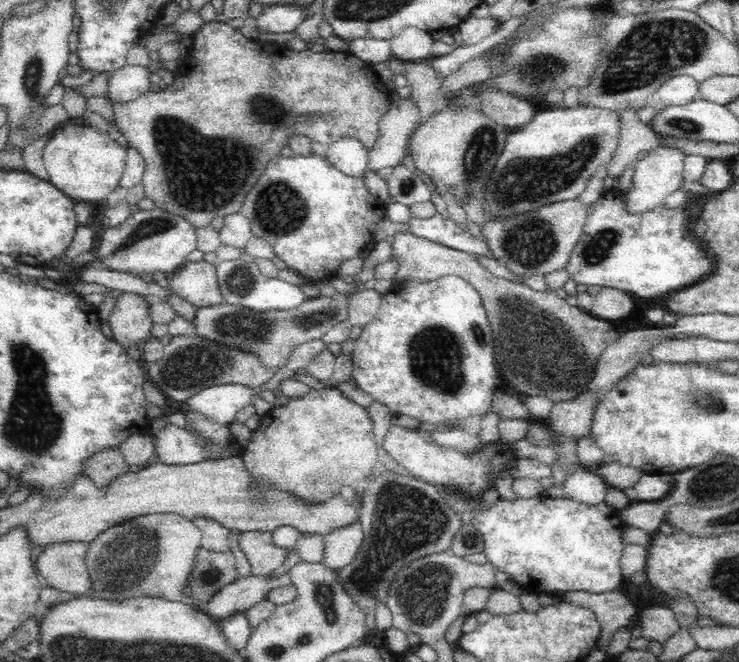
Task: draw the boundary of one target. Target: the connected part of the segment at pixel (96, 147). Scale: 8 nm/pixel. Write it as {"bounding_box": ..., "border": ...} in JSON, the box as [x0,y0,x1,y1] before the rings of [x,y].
{"bounding_box":[42,117,127,205],"border":[[[71,117],[54,126],[42,136],[44,148],[42,158],[51,181],[69,194],[75,201],[93,201],[102,205],[121,181],[127,161],[127,148],[112,140],[101,128],[78,122]]]}

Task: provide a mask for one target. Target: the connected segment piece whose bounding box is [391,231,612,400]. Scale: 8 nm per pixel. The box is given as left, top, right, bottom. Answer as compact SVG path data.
M411 231L396 233L396 242L392 242L392 249L391 257L393 256L398 264L393 285L408 280L426 282L427 279L456 274L468 279L480 291L492 329L493 350L496 354L496 362L500 364L500 374L516 390L524 394L543 394L550 400L562 400L562 398L572 398L574 394L578 394L578 390L582 390L582 386L586 386L586 382L589 382L598 354L608 345L604 340L610 337L611 321L584 312L580 306L570 306L566 300L554 294L538 291L532 286L514 280L506 280L502 276L495 276L469 253L420 238Z

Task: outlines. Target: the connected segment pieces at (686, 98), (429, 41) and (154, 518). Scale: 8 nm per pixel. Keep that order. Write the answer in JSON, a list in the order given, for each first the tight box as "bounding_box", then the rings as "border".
[{"bounding_box":[655,74,699,104],"border":[[[676,74],[655,90],[662,104],[686,104],[698,97],[699,81],[688,74]]]},{"bounding_box":[388,25,434,60],"border":[[[414,25],[402,28],[388,40],[392,54],[403,60],[429,60],[432,58],[434,41],[430,31]]]},{"bounding_box":[89,512,207,609],"border":[[[174,512],[139,515],[102,530],[89,544],[92,597],[118,600],[130,596],[164,596],[206,609],[207,603],[189,602],[180,595],[180,584],[192,566],[196,549],[201,546],[200,534],[192,519]]]}]

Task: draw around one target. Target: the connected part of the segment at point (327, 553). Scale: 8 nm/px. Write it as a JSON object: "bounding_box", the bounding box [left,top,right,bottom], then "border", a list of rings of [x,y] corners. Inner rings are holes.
{"bounding_box":[320,522,363,571],"border":[[[360,522],[324,534],[324,550],[320,563],[331,571],[350,564],[360,548],[362,538],[363,530]]]}

